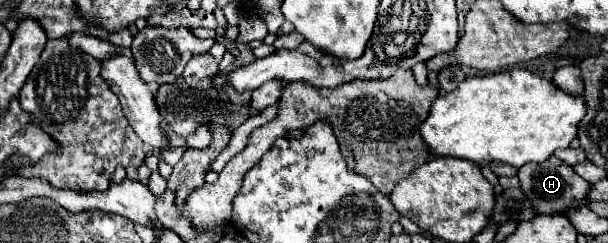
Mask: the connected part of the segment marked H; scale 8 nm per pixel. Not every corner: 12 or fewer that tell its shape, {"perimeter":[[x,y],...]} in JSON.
{"perimeter":[[555,155],[519,169],[539,215],[585,201],[587,181]]}

